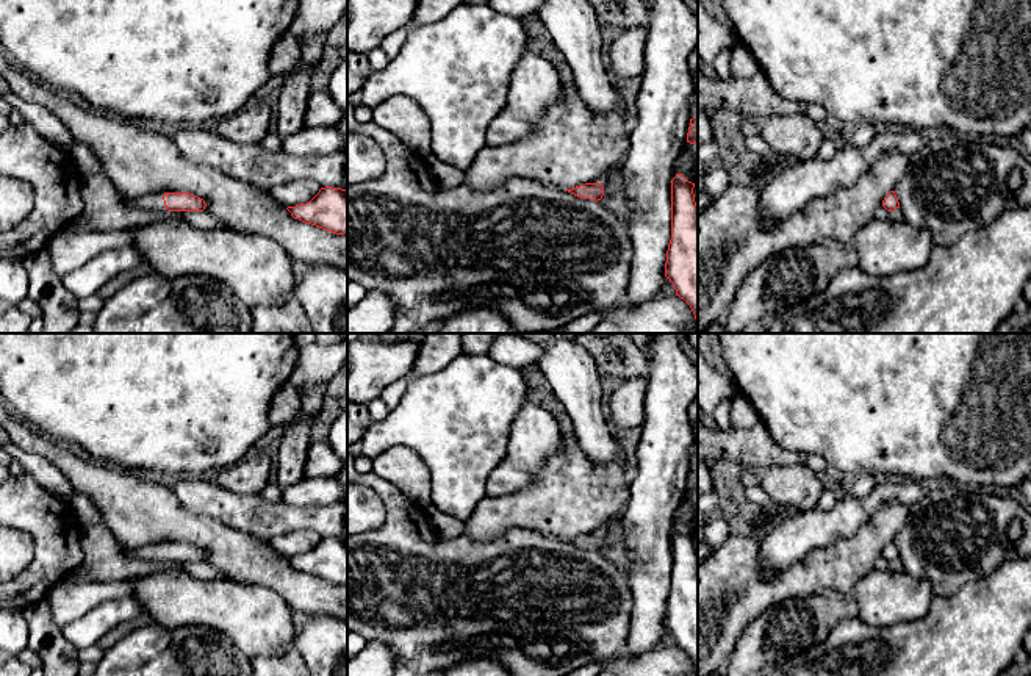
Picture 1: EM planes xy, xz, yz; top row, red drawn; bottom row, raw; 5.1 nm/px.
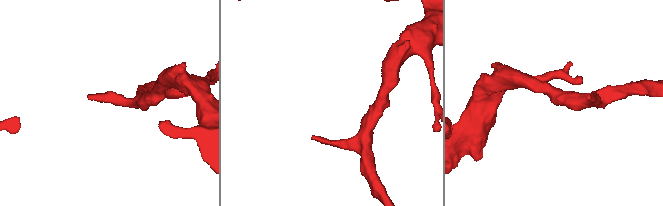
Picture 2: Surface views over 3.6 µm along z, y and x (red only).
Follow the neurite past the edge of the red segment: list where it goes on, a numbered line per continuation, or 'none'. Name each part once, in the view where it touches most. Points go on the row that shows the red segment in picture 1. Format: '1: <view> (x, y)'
1: xy (155, 202)

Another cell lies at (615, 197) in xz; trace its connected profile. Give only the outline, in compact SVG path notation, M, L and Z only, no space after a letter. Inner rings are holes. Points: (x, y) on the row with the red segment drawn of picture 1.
M620 164L609 174L599 177L598 182L604 186L604 196L601 199L604 207L627 224L630 200L627 196L626 174L623 166Z

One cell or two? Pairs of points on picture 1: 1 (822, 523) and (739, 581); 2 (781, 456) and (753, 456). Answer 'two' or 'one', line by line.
1: two
2: one

